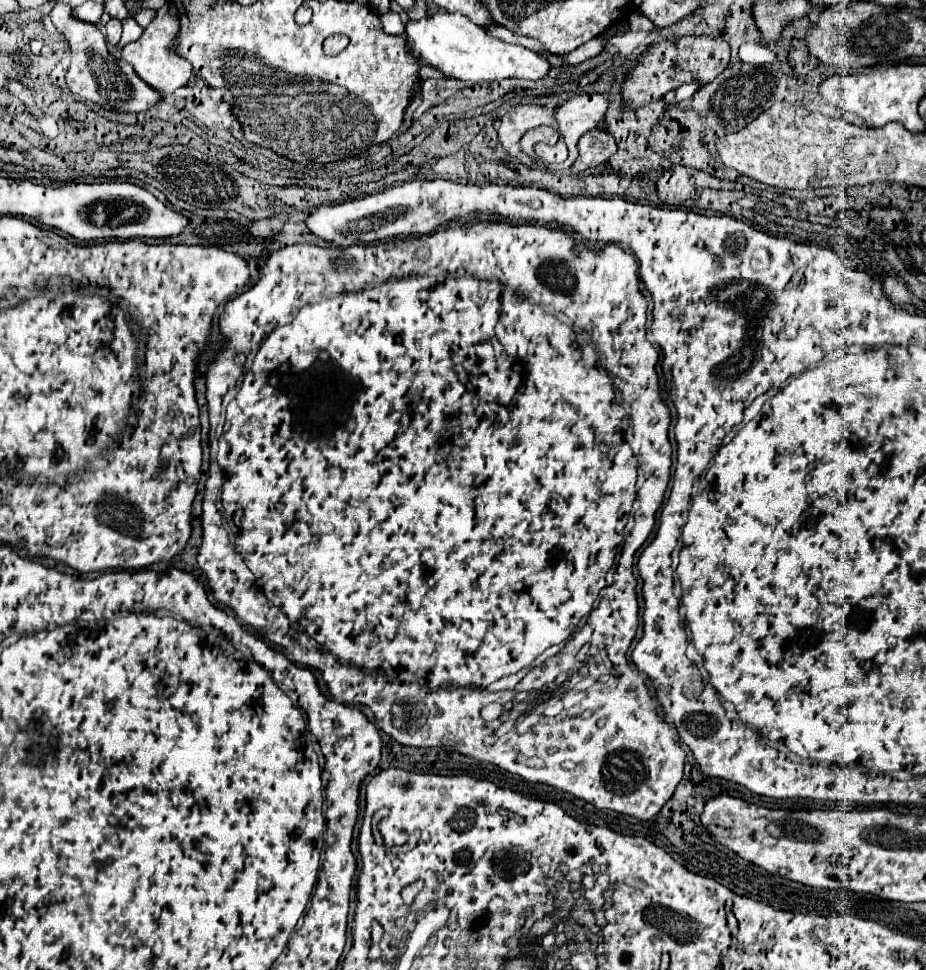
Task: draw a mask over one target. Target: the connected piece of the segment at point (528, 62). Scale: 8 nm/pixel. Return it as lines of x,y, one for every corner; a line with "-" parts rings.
441,12
433,18
425,16
417,22
407,20
407,42
411,52
423,58
429,66
441,70
449,78
467,80
467,82
493,82
493,80
507,80
507,78
525,78
525,80
541,80
549,74
551,66
545,58
537,56
535,52
507,44
491,34
485,28
473,24
463,14
449,14

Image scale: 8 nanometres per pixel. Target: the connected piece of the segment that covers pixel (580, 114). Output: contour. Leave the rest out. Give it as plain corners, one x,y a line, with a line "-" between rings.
579,94
579,96
567,100
565,104
561,104
555,112
555,118
559,122
557,134
565,140
567,148
569,148
567,168
571,168
571,164
577,158
577,140
587,130
597,128
605,120
607,100
599,98
599,96
605,96
605,94

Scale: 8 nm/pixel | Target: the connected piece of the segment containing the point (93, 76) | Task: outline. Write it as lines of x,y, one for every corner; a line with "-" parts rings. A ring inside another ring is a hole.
61,2
55,4
55,8
51,10
51,20
55,22
55,28
61,32
61,36
69,42
69,50
71,50
71,66
67,70
69,90
73,94
81,96
83,100
95,102
95,104
115,110
115,112
137,114
137,112
147,112
153,104
157,104
161,100
157,90
153,90
151,86
141,82
139,76
135,74
135,70
127,62
111,56
107,52
105,36
99,32
99,28
91,26
87,22
79,22
79,18
75,18
71,14
71,10
73,10
73,6
67,6

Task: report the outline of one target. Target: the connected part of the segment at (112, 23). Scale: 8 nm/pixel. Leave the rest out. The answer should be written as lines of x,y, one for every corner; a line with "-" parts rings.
111,18
105,26
105,36
107,36
109,44
113,44
113,46
119,44
119,40
121,40
121,20

